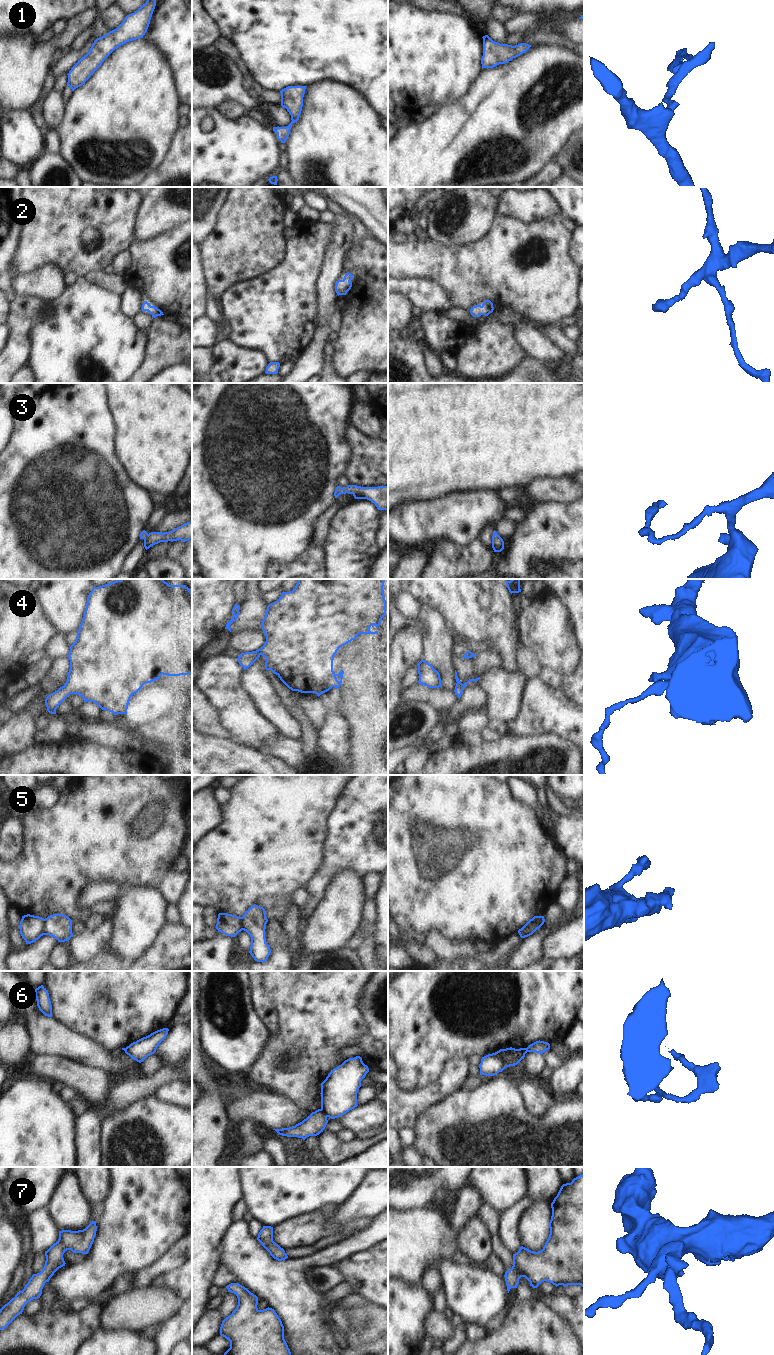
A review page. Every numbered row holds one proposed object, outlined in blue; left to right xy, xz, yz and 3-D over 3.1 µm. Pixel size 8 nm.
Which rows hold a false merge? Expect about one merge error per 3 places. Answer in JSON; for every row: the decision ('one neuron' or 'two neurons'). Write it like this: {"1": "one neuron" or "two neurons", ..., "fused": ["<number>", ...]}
{"1": "one neuron", "2": "one neuron", "3": "one neuron", "4": "one neuron", "5": "two neurons", "6": "two neurons", "7": "one neuron", "fused": ["5", "6"]}

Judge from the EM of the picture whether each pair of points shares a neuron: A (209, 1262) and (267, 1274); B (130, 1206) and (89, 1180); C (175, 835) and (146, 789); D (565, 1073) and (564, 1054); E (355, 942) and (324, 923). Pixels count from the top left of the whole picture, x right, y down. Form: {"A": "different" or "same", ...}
{"A": "different", "B": "different", "C": "same", "D": "different", "E": "different"}

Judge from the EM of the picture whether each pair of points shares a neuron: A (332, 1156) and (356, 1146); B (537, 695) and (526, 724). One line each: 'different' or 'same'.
A: same
B: same

